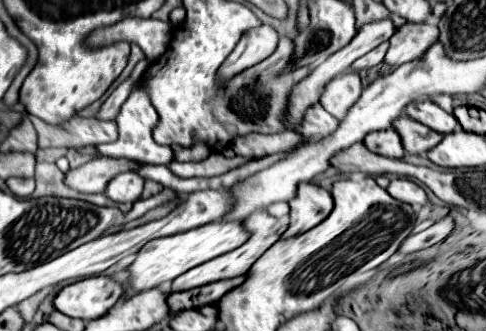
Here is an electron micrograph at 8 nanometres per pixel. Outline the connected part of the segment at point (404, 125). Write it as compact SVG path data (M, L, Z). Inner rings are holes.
M399 117L393 123L393 129L399 131L399 139L403 141L405 153L415 153L415 155L425 155L431 147L435 147L443 135L437 131L431 131L429 127L413 121L411 117Z

